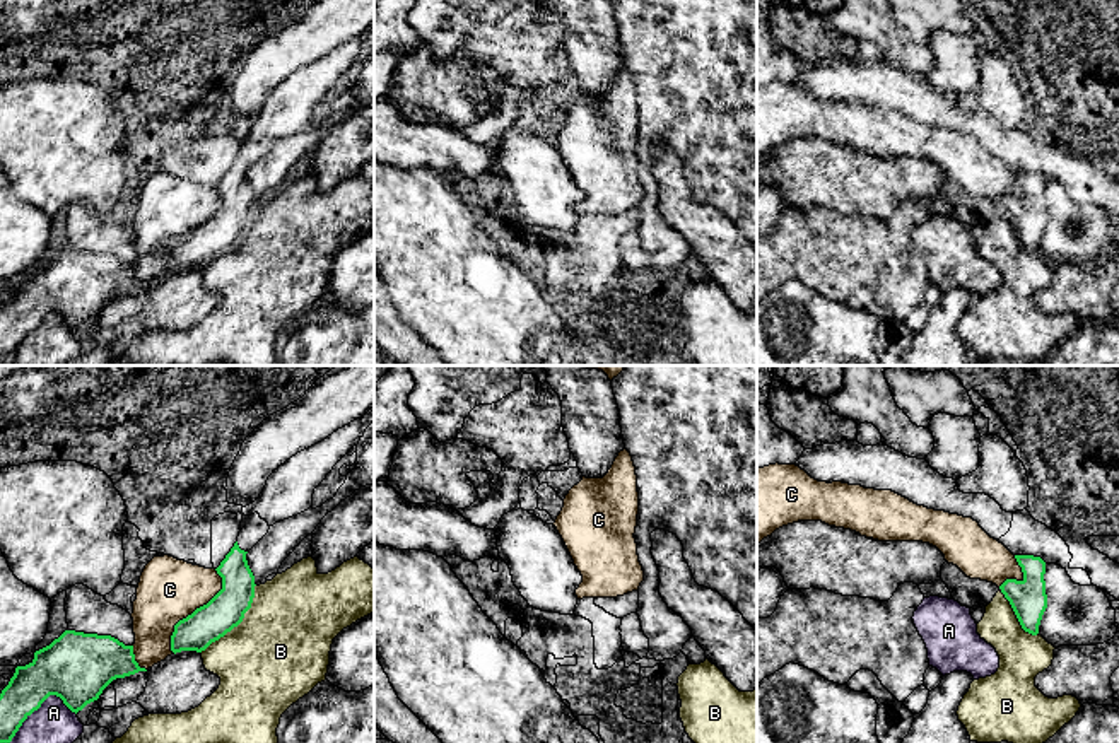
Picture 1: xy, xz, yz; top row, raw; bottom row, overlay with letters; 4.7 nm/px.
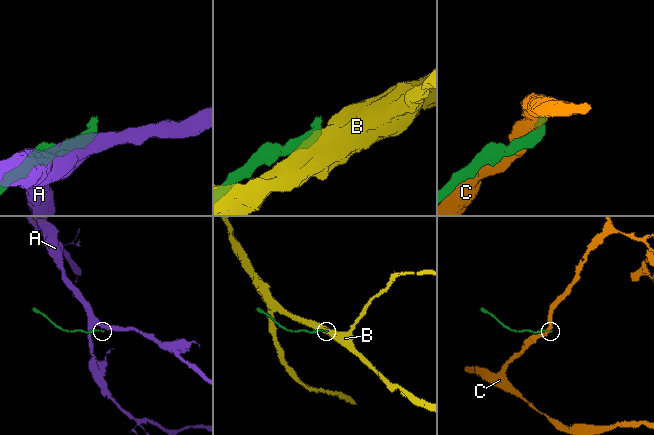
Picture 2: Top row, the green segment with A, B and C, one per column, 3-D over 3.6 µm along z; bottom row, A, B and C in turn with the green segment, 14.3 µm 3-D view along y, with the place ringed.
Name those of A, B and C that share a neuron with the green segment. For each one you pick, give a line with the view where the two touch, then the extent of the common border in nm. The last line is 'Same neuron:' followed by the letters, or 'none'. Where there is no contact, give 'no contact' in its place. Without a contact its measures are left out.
Same neuron: none

